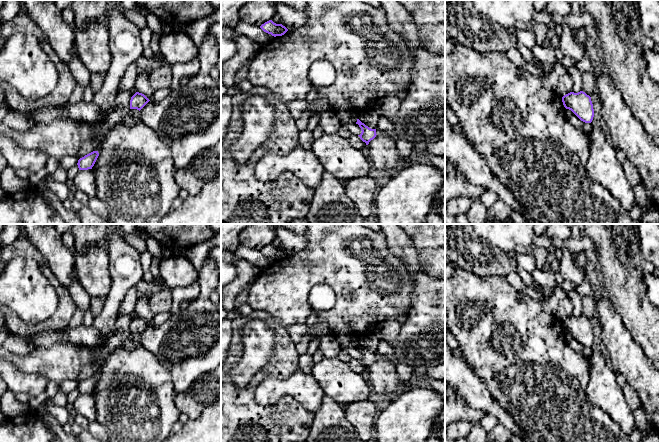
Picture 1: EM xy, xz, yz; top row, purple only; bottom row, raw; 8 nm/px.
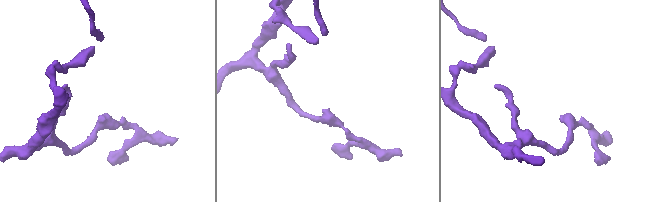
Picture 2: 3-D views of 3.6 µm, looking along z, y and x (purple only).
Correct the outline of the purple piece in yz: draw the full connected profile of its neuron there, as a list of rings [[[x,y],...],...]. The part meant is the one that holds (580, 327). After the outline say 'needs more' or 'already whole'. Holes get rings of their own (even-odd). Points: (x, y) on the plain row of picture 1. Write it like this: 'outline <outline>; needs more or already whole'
outline [[[570,316],[562,321],[563,329],[571,334],[581,345],[591,347],[594,341],[594,333],[591,321],[585,316]]]; already whole

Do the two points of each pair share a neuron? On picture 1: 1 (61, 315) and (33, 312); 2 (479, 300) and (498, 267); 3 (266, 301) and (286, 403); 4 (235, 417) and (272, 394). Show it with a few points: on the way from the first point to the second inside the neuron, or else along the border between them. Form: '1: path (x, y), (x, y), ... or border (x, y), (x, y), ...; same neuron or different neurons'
1: border (56, 291), (58, 297), (56, 310), (35, 328); different neurons
2: border (470, 271), (480, 276), (503, 276); different neurons
3: border (272, 319), (288, 326); different neurons
4: border (256, 385), (258, 403), (274, 404), (280, 399); different neurons

